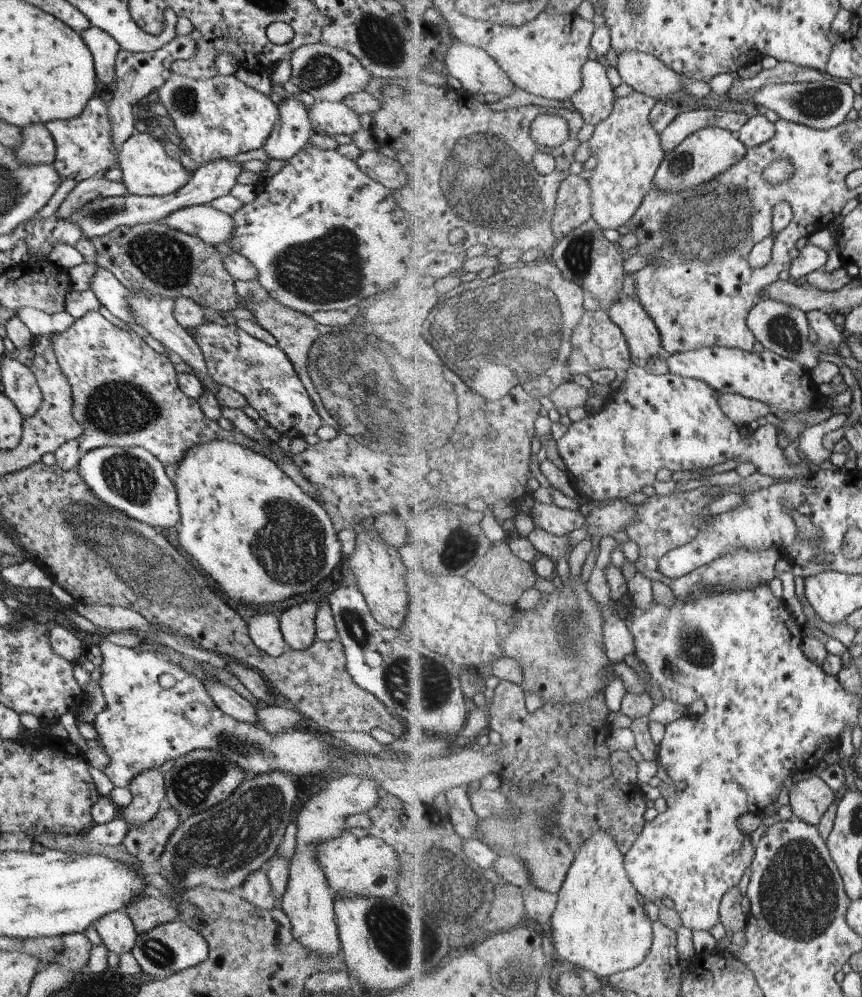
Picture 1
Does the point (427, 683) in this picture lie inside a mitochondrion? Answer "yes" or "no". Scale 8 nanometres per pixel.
yes

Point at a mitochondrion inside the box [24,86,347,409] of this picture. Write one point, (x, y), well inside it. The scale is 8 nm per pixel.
(167, 261)

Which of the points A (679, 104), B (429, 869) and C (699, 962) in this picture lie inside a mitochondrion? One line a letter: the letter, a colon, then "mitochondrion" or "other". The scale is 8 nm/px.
A: other
B: mitochondrion
C: other

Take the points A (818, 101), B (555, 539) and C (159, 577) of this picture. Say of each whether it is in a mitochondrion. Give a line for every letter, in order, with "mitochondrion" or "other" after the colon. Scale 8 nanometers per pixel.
A: mitochondrion
B: other
C: mitochondrion

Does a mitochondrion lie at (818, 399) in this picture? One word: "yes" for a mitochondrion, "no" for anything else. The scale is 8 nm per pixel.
no

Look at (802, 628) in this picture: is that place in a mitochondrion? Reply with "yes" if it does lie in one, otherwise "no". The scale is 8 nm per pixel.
no

